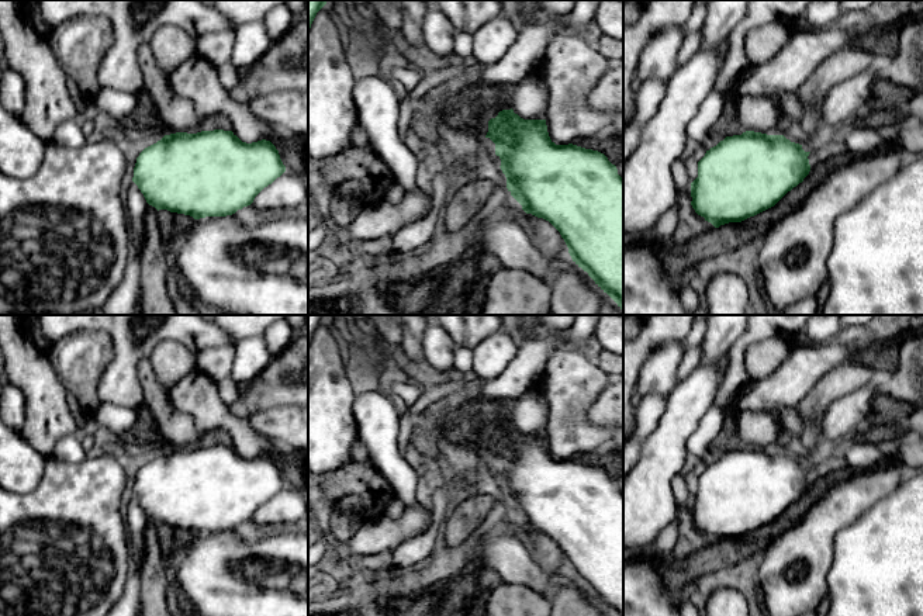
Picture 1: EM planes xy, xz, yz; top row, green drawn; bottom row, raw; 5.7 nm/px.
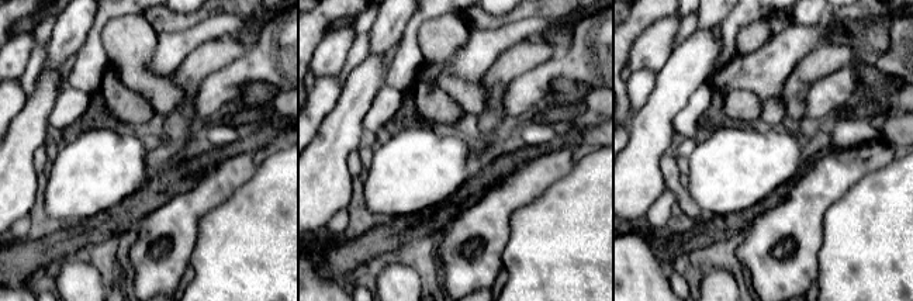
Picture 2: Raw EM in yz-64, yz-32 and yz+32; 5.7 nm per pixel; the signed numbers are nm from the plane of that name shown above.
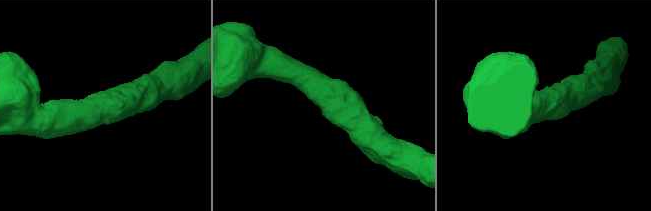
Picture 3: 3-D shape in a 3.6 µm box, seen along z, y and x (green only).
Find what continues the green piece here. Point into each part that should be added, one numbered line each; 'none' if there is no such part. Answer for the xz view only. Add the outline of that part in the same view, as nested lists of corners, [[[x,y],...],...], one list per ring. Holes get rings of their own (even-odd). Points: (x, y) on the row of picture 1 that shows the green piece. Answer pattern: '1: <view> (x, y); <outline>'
none

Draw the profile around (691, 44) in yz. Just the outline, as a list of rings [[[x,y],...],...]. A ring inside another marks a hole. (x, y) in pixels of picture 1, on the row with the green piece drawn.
[[[699,31],[691,34],[682,42],[678,51],[675,69],[684,66],[698,49],[699,49]]]

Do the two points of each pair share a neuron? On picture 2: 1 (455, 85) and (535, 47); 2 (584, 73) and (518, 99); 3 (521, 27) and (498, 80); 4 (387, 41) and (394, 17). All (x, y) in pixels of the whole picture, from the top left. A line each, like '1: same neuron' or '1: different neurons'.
1: different neurons
2: same neuron
3: different neurons
4: same neuron

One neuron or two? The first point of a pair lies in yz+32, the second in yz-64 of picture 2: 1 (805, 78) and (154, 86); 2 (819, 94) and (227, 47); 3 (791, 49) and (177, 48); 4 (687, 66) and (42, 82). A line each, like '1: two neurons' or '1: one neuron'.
1: two neurons
2: two neurons
3: one neuron
4: one neuron

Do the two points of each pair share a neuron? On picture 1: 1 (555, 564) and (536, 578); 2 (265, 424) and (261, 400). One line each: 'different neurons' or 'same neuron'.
1: different neurons
2: different neurons

